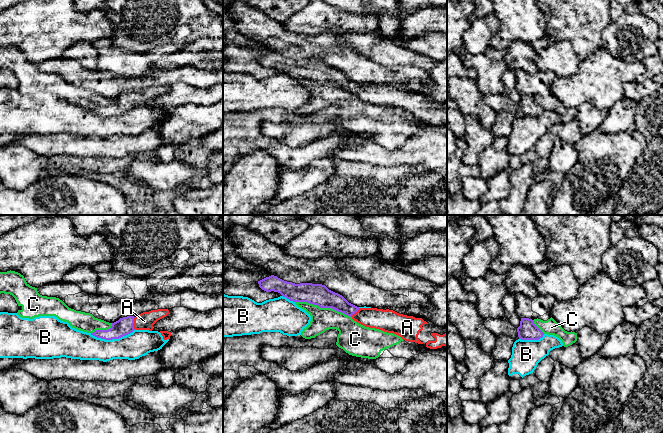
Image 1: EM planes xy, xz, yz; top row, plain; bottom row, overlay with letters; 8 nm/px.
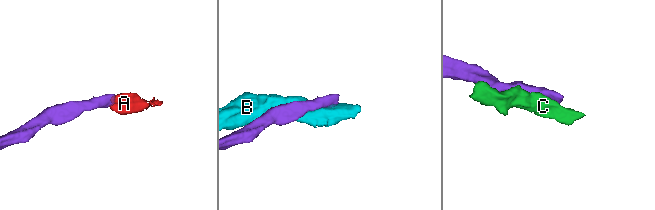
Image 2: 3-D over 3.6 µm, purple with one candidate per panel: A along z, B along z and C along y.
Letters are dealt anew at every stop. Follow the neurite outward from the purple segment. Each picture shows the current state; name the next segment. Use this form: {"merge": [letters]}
{"merge": ["A"]}

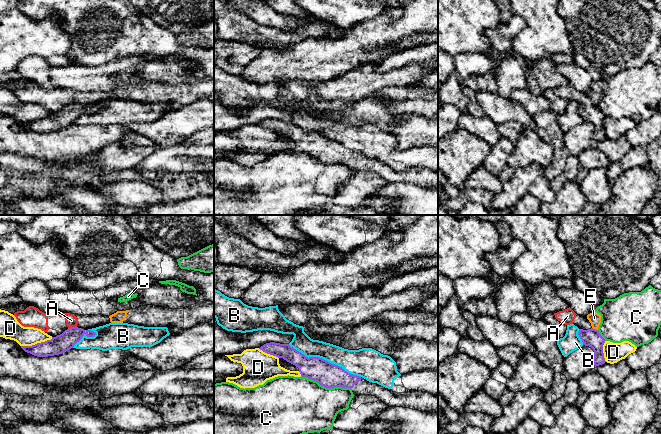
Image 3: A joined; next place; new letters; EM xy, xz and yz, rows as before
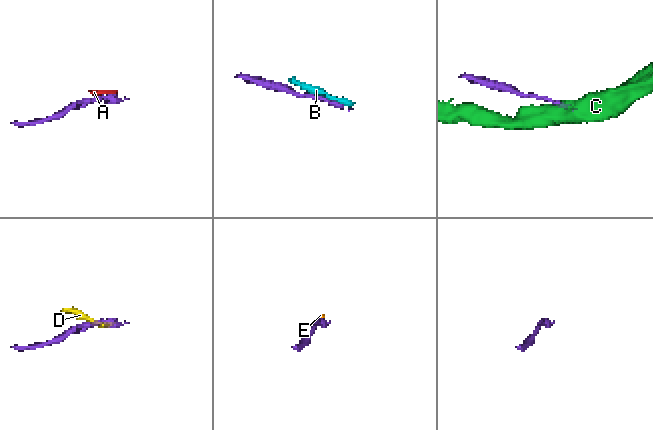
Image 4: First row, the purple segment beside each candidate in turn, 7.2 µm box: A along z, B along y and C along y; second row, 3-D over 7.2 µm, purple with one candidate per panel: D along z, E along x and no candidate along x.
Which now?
{"merge": []}

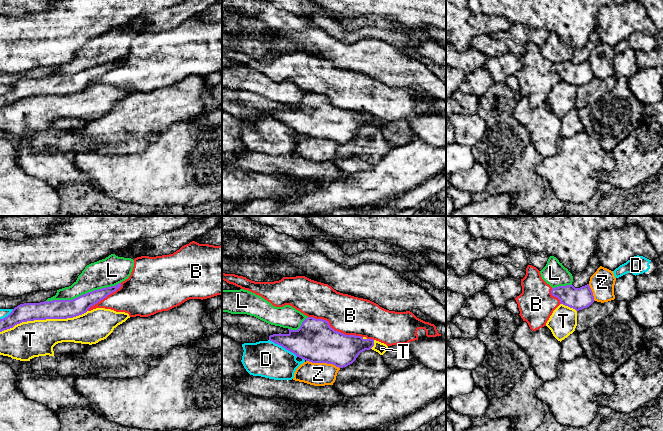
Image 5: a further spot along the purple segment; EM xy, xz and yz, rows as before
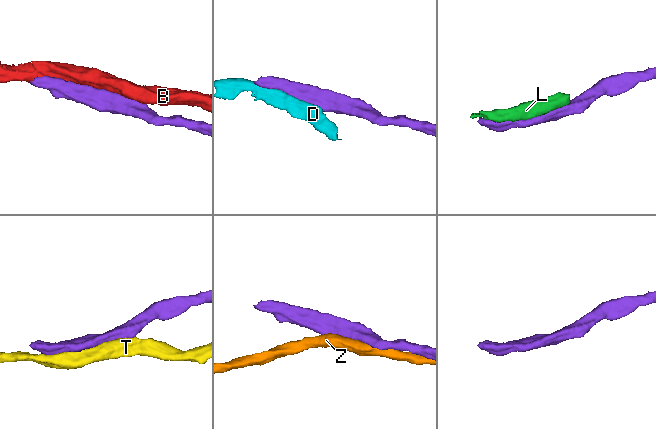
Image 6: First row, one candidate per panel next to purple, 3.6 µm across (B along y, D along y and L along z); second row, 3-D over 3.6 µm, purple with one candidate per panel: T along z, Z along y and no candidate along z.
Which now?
{"merge": []}

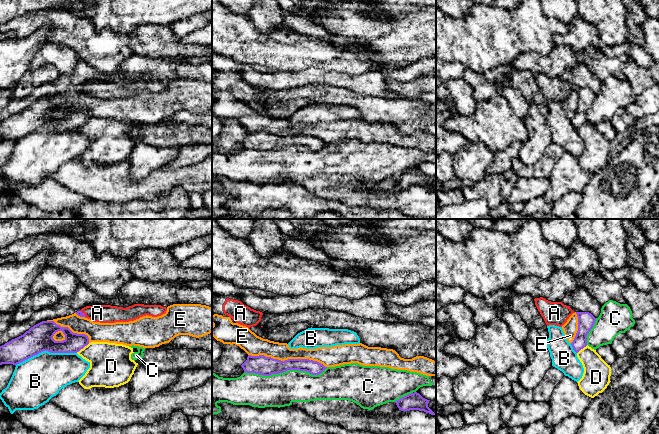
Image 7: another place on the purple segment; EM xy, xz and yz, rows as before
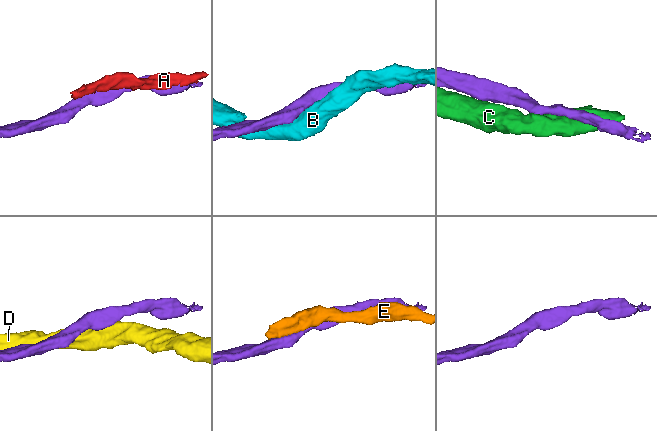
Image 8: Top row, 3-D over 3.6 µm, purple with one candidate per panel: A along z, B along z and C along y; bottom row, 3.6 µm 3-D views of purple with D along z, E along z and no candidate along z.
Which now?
{"merge": []}

